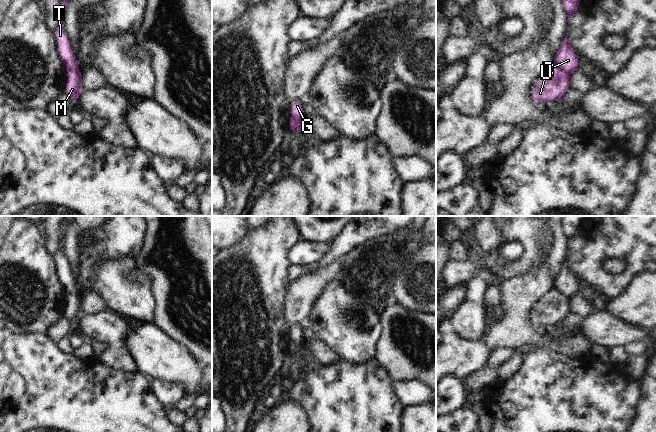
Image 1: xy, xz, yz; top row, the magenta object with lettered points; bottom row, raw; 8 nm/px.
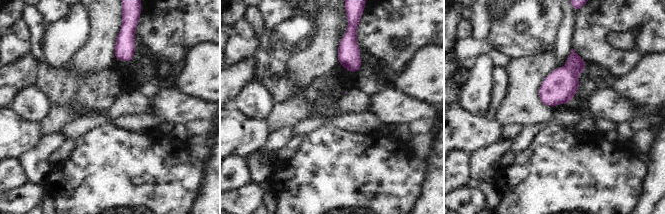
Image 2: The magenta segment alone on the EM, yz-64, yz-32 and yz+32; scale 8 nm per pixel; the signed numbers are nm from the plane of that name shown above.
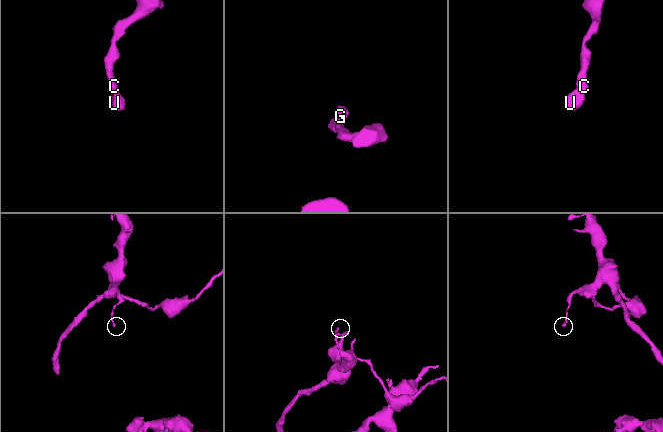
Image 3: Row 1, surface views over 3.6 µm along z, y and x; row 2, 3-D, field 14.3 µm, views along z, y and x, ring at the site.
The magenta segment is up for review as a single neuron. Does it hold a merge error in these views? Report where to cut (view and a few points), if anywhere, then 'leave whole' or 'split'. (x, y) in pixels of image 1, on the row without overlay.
cut yz (554, 286), (569, 299); split

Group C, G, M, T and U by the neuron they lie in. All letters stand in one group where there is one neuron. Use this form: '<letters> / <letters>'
C T / G M U

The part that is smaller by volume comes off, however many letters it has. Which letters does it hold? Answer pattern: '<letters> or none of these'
G, M, U

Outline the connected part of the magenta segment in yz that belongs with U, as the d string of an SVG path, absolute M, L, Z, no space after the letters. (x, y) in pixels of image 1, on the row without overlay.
M555 287L542 298L538 309L533 311L532 325L556 325L569 312L570 299L560 294Z

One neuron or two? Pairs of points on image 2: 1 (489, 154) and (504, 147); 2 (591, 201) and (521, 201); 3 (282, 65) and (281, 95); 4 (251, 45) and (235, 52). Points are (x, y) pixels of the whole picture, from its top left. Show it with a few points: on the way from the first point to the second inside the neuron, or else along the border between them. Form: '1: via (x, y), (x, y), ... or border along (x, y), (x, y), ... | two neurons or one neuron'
1: via (493, 153), (500, 148) | one neuron
2: via (574, 201), (538, 201) | one neuron
3: border along (269, 62), (276, 70), (284, 71), (287, 68) | two neurons
4: via (247, 48), (239, 48) | one neuron

